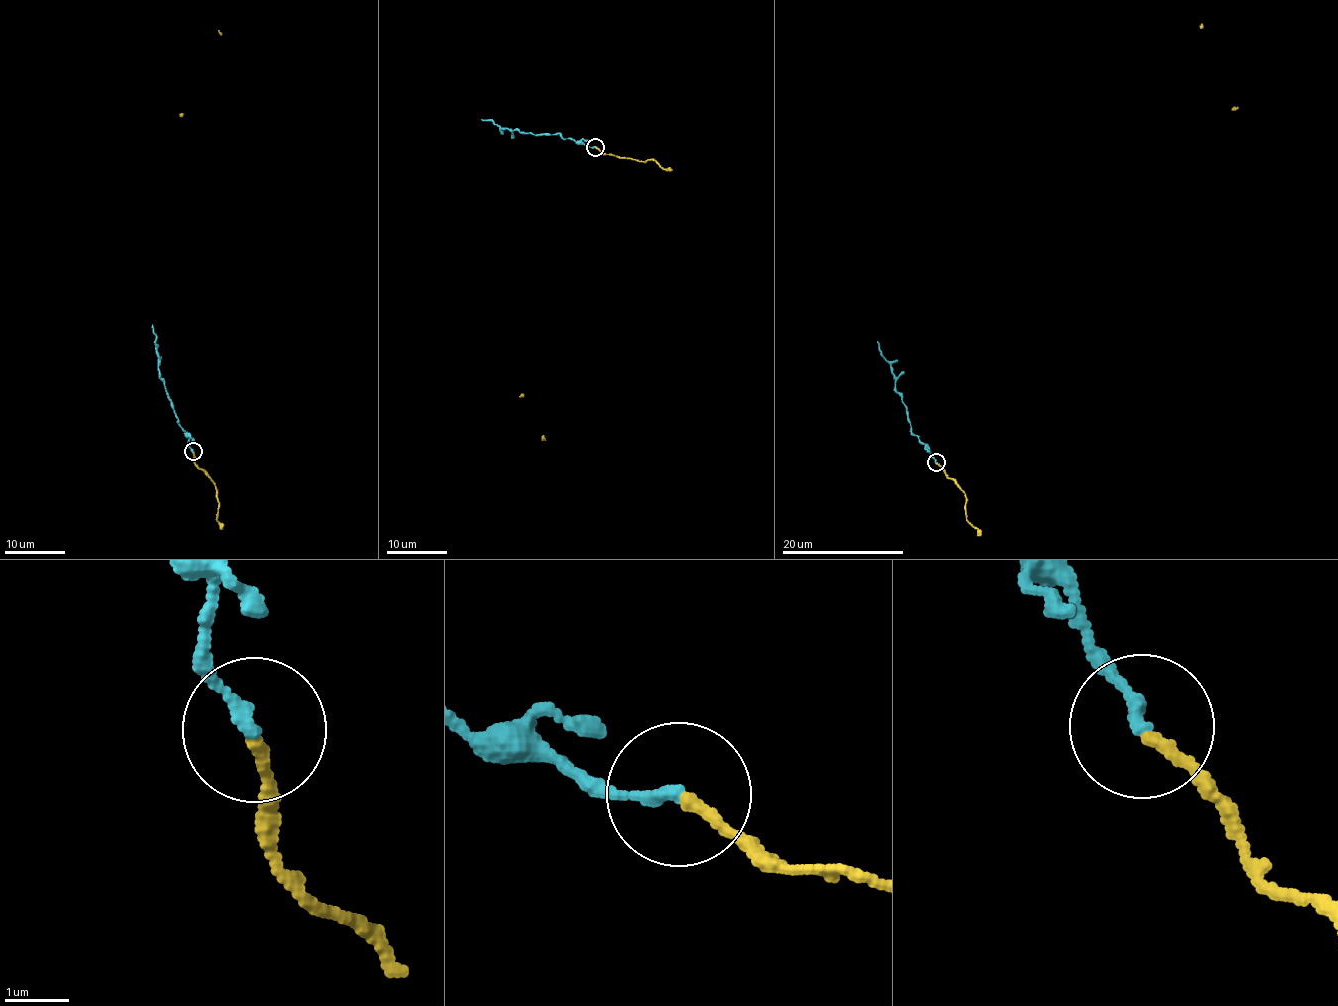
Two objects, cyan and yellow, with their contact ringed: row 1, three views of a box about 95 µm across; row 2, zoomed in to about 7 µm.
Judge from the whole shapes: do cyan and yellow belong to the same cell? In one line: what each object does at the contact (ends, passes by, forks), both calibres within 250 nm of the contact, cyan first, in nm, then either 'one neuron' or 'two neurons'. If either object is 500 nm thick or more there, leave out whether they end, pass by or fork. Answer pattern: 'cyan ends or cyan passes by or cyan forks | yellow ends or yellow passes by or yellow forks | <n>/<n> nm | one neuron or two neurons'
cyan ends | yellow ends | 220/180 nm | one neuron

